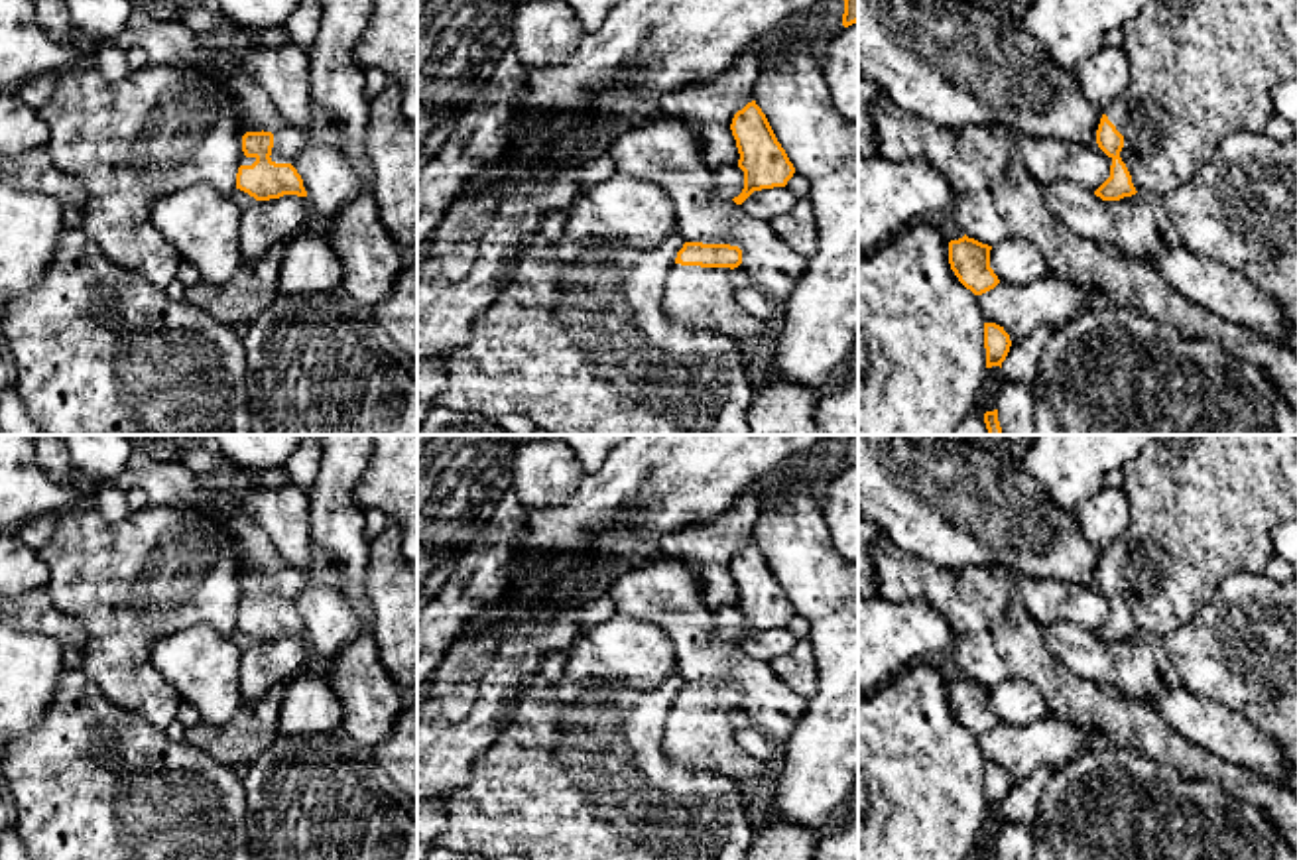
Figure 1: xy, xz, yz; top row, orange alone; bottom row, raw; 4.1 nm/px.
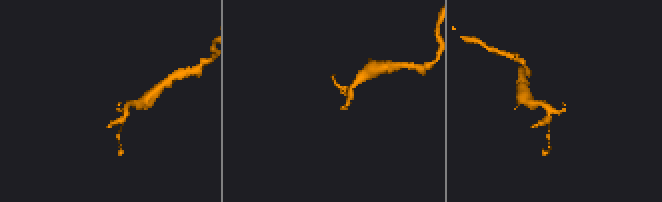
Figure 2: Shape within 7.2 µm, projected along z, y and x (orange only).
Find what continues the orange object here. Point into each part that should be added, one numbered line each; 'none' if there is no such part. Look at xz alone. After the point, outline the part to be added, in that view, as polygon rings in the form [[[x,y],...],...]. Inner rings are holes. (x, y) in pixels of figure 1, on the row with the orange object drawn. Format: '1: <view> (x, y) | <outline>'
1: xz (697, 298) | [[[673,264],[663,313],[687,329],[710,329],[738,344],[766,337],[764,321],[738,305],[730,274],[730,268]]]

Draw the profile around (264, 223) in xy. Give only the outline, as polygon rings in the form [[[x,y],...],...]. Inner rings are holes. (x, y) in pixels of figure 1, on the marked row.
[[[283,195],[256,201],[240,216],[240,252],[244,262],[262,258],[276,242],[287,242],[305,216],[305,197]]]

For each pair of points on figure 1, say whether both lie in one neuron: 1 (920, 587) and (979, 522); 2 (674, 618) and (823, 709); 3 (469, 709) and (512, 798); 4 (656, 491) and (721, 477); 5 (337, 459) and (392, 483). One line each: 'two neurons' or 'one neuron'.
1: two neurons
2: two neurons
3: two neurons
4: one neuron
5: two neurons

